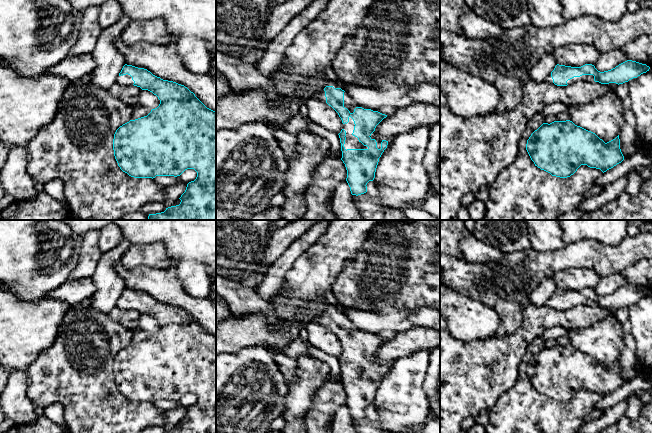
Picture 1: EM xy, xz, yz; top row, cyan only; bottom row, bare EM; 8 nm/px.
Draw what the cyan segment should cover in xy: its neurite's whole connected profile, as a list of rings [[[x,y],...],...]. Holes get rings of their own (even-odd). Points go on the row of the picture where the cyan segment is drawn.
[[[125,64],[119,73],[117,83],[137,86],[158,97],[160,104],[144,117],[130,120],[120,126],[113,139],[114,156],[120,169],[134,178],[155,178],[156,176],[180,176],[187,169],[194,169],[197,177],[187,184],[179,198],[179,205],[166,208],[164,212],[149,214],[148,220],[216,220],[216,112],[207,108],[193,92],[184,85],[163,80],[144,68]]]

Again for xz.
[[[326,80],[325,86],[313,93],[316,97],[331,106],[339,115],[343,123],[343,129],[338,134],[341,143],[342,158],[347,170],[346,181],[352,195],[361,195],[367,192],[367,183],[375,178],[376,168],[388,141],[377,138],[374,134],[376,126],[387,117],[378,111],[359,106],[337,83]]]

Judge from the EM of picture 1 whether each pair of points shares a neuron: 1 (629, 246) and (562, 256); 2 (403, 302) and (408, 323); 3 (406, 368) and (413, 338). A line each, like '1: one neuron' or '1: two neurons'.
1: one neuron
2: two neurons
3: two neurons

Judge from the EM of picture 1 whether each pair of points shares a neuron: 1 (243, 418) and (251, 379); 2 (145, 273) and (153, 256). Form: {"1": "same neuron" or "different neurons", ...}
{"1": "same neuron", "2": "different neurons"}

